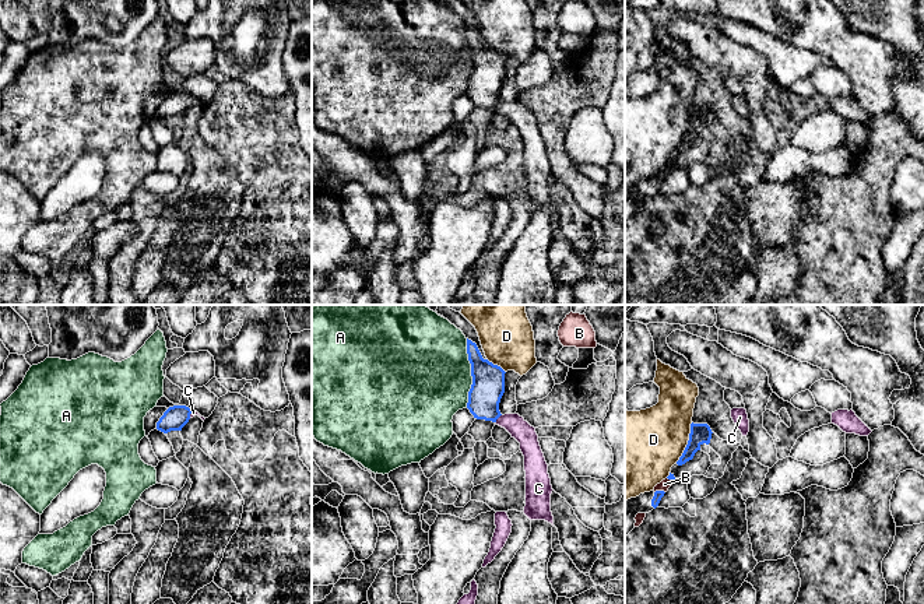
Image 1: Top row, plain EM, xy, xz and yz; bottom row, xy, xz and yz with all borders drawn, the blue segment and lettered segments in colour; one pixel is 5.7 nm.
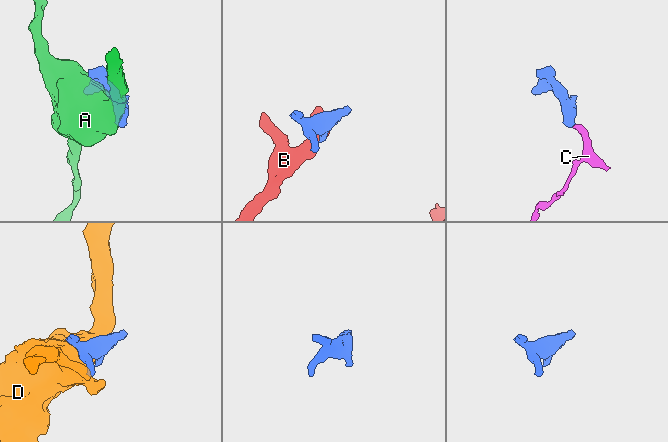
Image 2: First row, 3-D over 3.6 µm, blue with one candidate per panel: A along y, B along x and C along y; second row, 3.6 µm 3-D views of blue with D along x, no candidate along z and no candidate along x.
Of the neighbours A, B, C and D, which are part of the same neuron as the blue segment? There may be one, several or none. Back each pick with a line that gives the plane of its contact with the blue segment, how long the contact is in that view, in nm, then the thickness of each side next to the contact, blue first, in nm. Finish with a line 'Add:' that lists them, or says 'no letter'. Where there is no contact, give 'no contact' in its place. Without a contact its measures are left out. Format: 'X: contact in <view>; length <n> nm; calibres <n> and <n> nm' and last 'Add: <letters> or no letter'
C: contact in xz; length 70 nm; calibres 190 and 120 nm
Add: C

